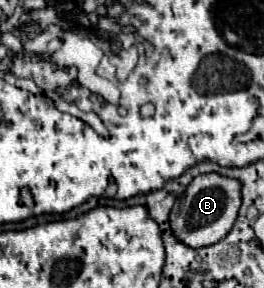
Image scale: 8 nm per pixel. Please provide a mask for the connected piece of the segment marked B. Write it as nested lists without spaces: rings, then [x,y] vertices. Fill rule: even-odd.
[[[205,174],[197,176],[193,184],[185,190],[183,196],[179,196],[171,208],[169,214],[169,224],[173,236],[189,246],[189,248],[203,248],[219,242],[229,234],[233,228],[233,222],[237,220],[237,212],[241,206],[241,184],[237,180],[229,180],[225,176],[217,174]]]

